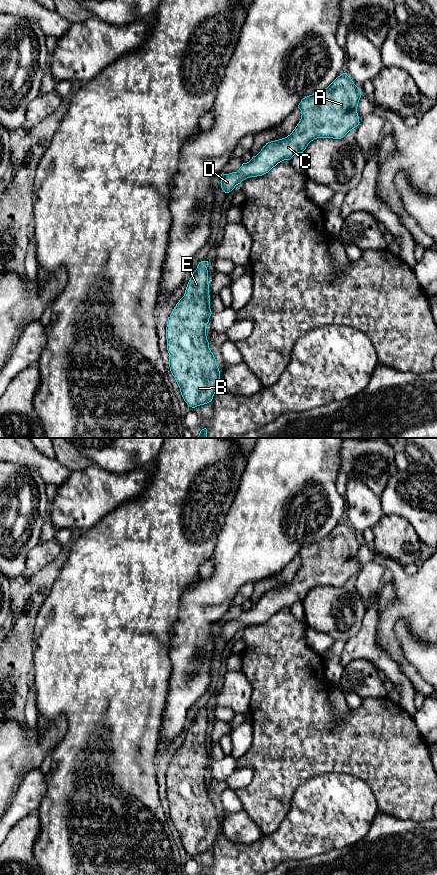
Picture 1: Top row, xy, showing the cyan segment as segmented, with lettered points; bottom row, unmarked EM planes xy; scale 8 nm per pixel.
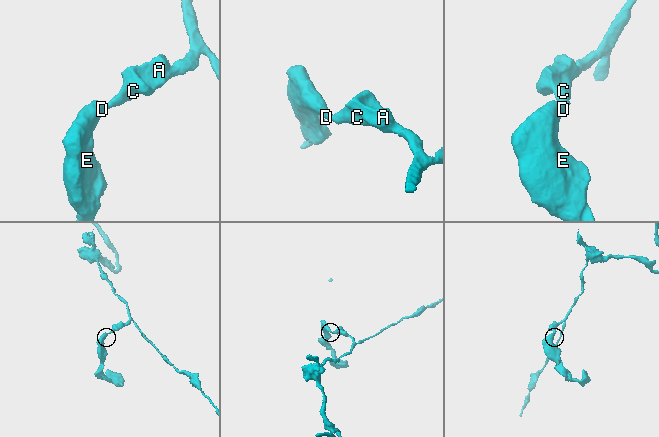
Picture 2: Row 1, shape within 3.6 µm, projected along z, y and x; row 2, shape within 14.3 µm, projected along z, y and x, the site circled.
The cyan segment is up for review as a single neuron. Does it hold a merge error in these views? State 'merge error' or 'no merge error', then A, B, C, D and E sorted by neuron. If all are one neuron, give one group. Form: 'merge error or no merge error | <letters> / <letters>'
no merge error | A B C D E

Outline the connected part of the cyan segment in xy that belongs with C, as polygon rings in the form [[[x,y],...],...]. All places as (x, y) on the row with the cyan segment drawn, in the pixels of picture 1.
[[[343,73],[320,93],[309,95],[301,100],[298,108],[301,119],[290,135],[285,138],[266,143],[261,151],[252,159],[243,163],[237,172],[221,174],[221,188],[225,193],[231,192],[236,185],[250,177],[262,176],[284,160],[290,160],[294,155],[303,153],[308,144],[317,138],[341,139],[349,131],[359,125],[357,107],[361,98],[360,89],[352,79]]]

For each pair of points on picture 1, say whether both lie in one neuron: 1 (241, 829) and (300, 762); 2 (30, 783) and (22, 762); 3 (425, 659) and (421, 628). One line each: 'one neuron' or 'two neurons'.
1: two neurons
2: two neurons
3: two neurons

